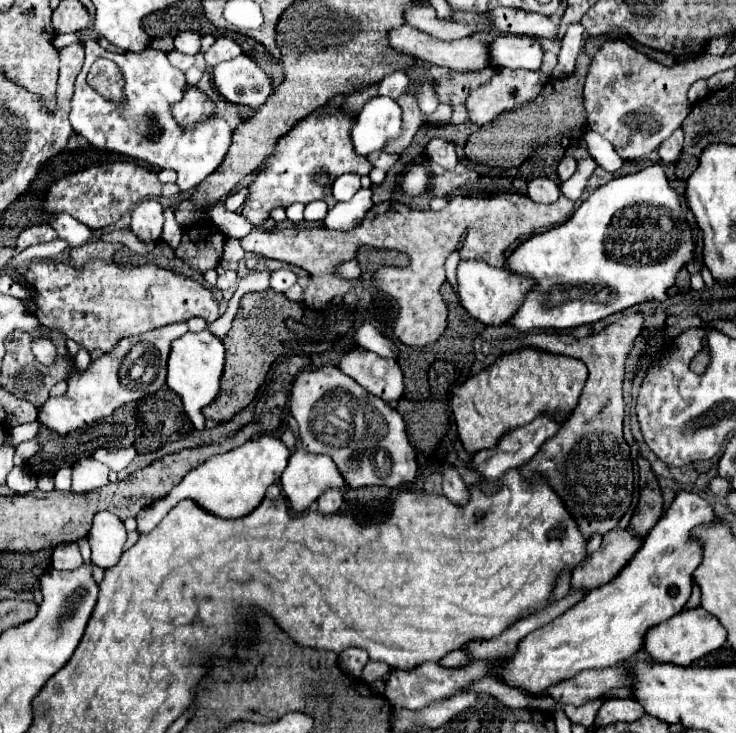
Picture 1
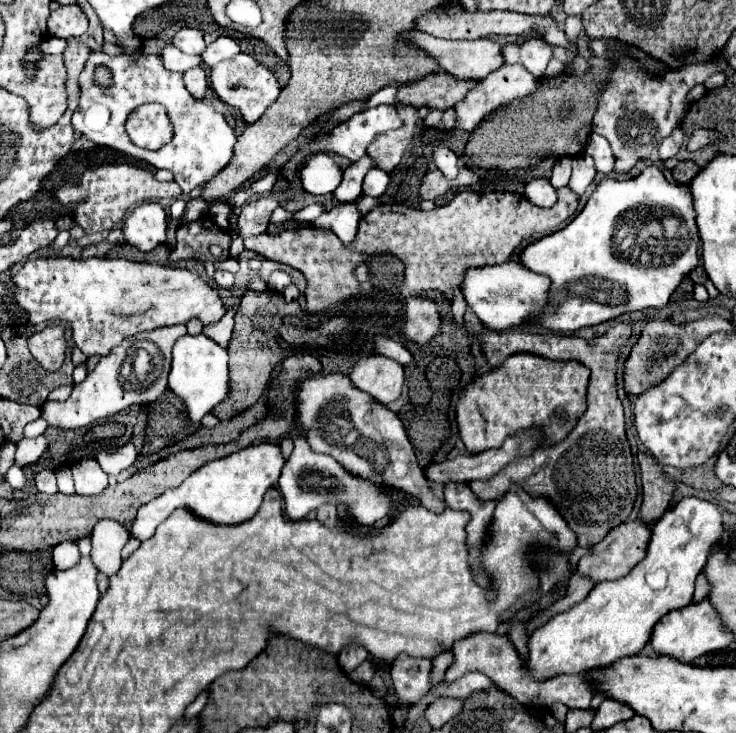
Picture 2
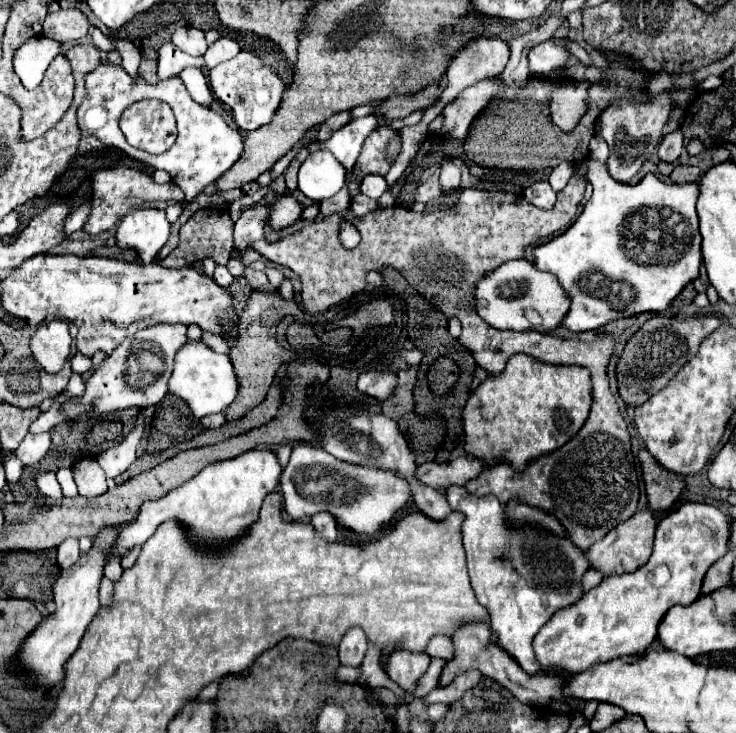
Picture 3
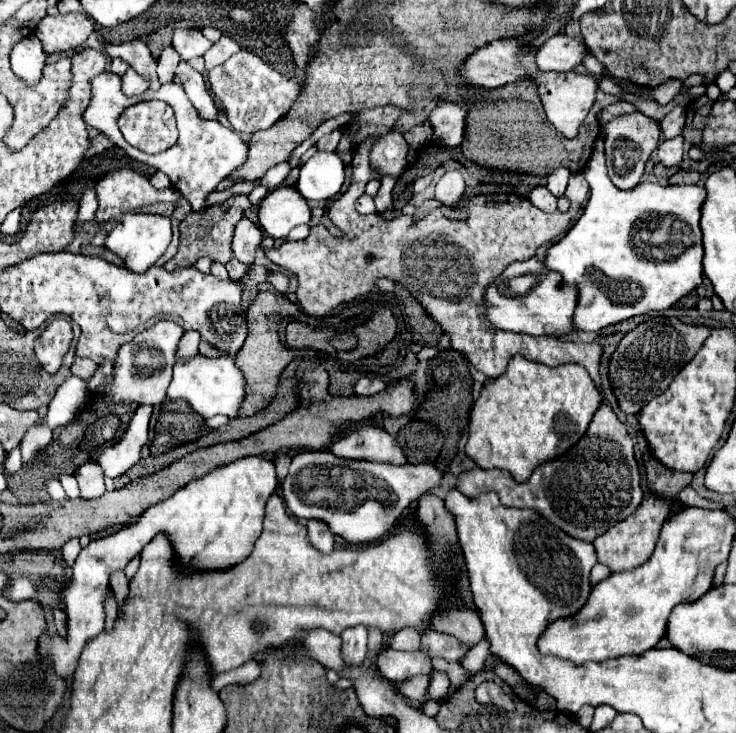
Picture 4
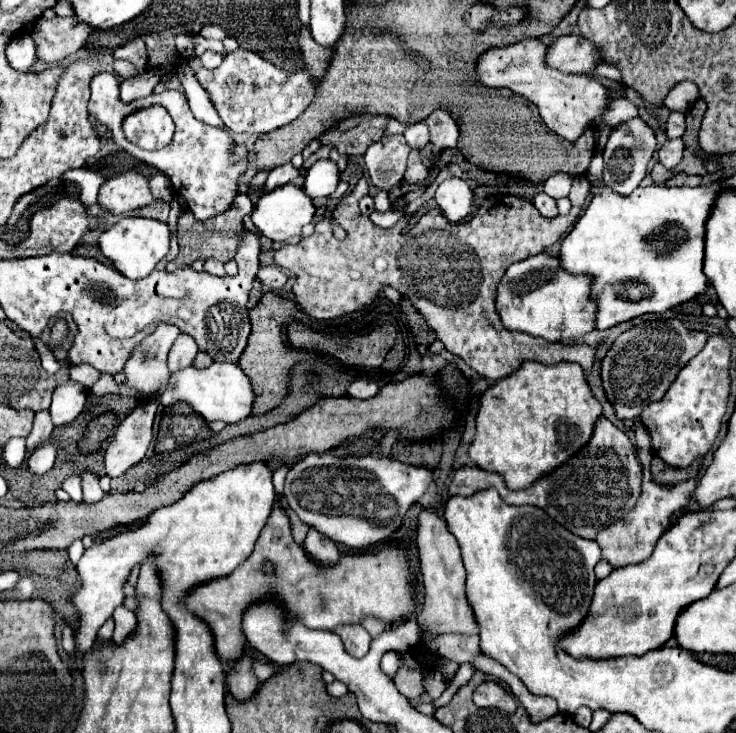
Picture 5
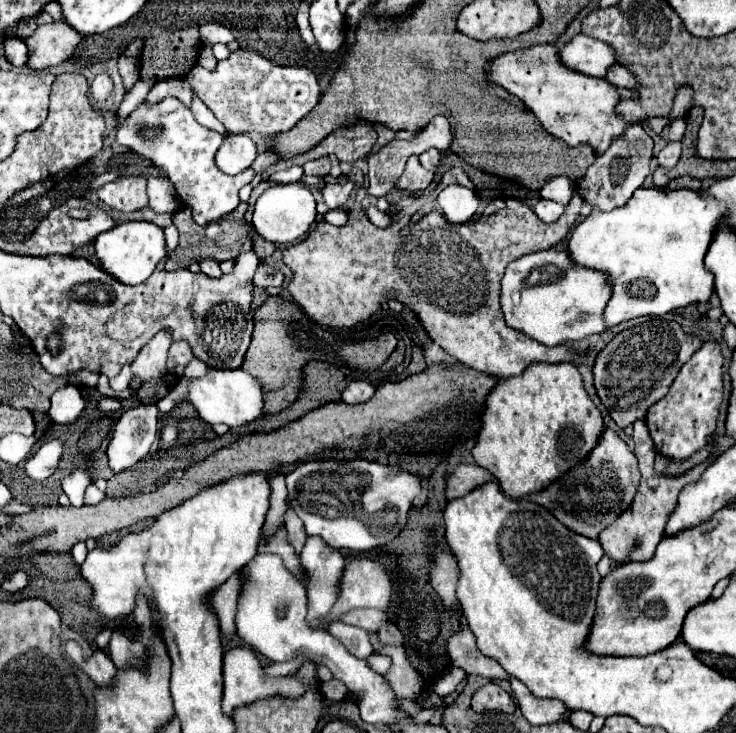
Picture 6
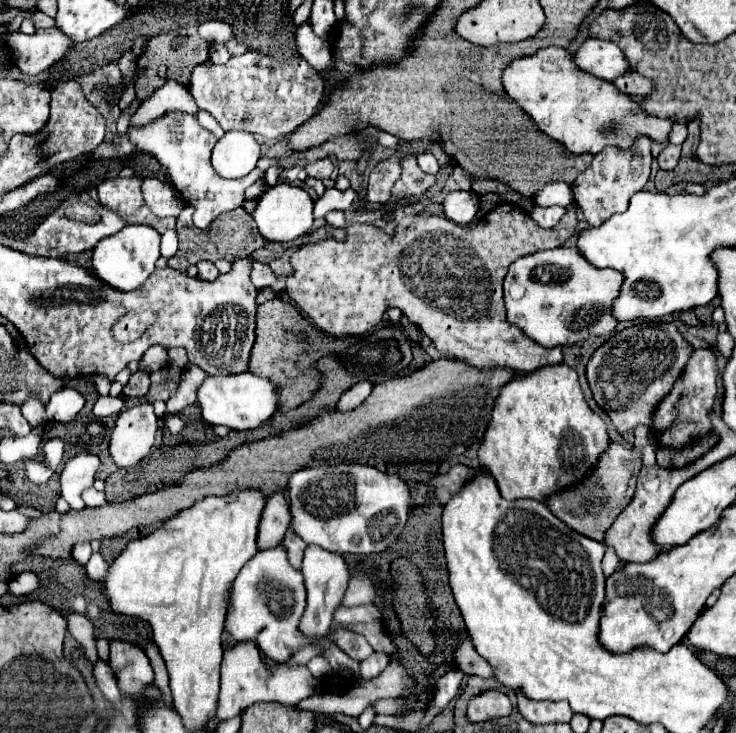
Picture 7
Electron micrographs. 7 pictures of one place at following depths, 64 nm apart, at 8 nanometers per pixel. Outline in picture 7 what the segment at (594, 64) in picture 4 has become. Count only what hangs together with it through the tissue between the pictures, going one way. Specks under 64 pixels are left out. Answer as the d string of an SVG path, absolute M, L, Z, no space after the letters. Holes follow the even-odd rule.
M636 72L620 74L612 80L612 84L616 84L624 94L634 94L634 96L644 96L644 94L650 94L650 90L652 90L652 80L636 74Z

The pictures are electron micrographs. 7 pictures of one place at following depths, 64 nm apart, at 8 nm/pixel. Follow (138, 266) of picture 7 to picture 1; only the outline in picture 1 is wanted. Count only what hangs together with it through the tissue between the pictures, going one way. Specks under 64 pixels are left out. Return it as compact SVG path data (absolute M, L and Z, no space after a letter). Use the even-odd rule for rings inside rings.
M144 200L132 210L130 228L140 240L158 240L162 234L164 208L158 200Z

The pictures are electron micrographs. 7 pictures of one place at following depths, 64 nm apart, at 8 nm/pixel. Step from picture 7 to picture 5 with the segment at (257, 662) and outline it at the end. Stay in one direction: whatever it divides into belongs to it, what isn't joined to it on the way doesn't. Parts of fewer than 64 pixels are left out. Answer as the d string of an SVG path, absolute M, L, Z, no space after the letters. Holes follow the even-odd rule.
M244 656L228 670L228 690L236 700L246 700L258 688L258 680L252 672L252 658Z

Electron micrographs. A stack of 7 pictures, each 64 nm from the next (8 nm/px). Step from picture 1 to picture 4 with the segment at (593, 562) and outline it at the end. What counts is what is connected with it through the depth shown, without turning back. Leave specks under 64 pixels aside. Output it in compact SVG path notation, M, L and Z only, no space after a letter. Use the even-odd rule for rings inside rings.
M648 492L648 496L642 500L642 504L638 506L638 510L632 516L618 522L606 534L602 534L594 540L598 562L608 566L610 572L624 572L624 570L632 570L632 568L638 568L640 564L644 564L654 552L658 532L670 514L670 508L672 508L672 502L660 500Z

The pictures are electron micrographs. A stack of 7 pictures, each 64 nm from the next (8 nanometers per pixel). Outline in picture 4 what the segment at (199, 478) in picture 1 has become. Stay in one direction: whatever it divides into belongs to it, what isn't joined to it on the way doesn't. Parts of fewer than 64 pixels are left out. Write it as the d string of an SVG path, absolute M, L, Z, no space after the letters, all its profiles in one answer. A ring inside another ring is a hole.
M246 456L244 460L234 460L224 468L216 468L216 472L208 472L208 476L200 476L200 480L188 482L168 500L146 508L138 522L124 526L122 530L106 538L92 540L76 558L70 582L64 582L60 590L60 602L64 604L66 614L66 638L58 632L44 632L38 644L40 656L52 662L56 676L72 676L86 640L94 638L98 632L104 630L102 602L110 572L116 568L124 568L128 560L140 554L140 550L160 532L168 534L176 556L184 566L210 570L230 568L242 562L250 554L256 538L260 536L264 504L276 492L276 486L278 480L274 462L262 456Z

